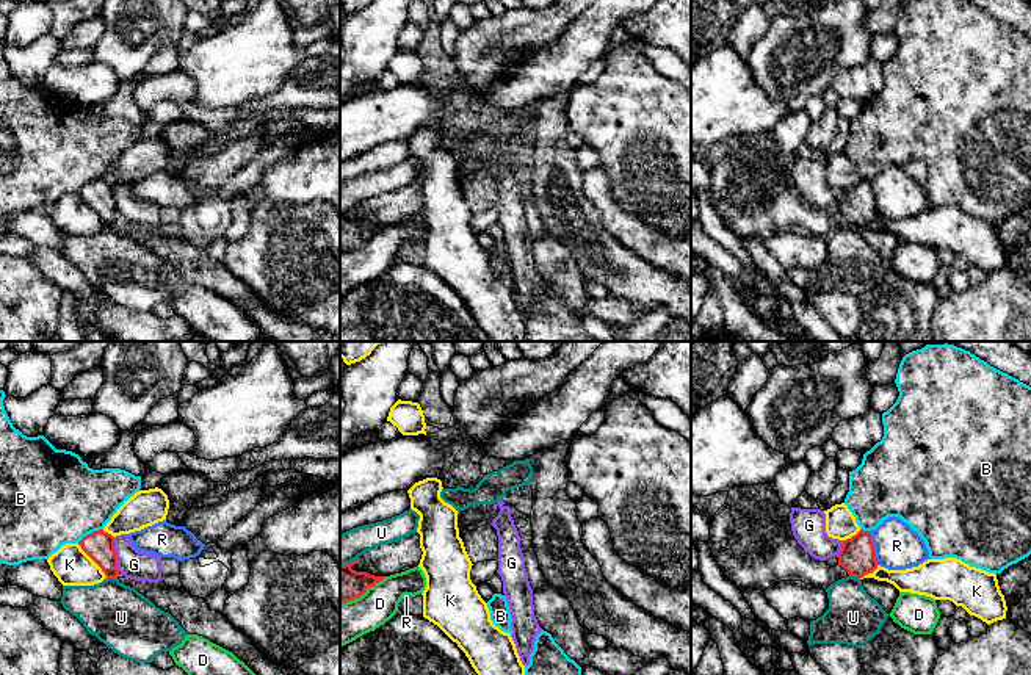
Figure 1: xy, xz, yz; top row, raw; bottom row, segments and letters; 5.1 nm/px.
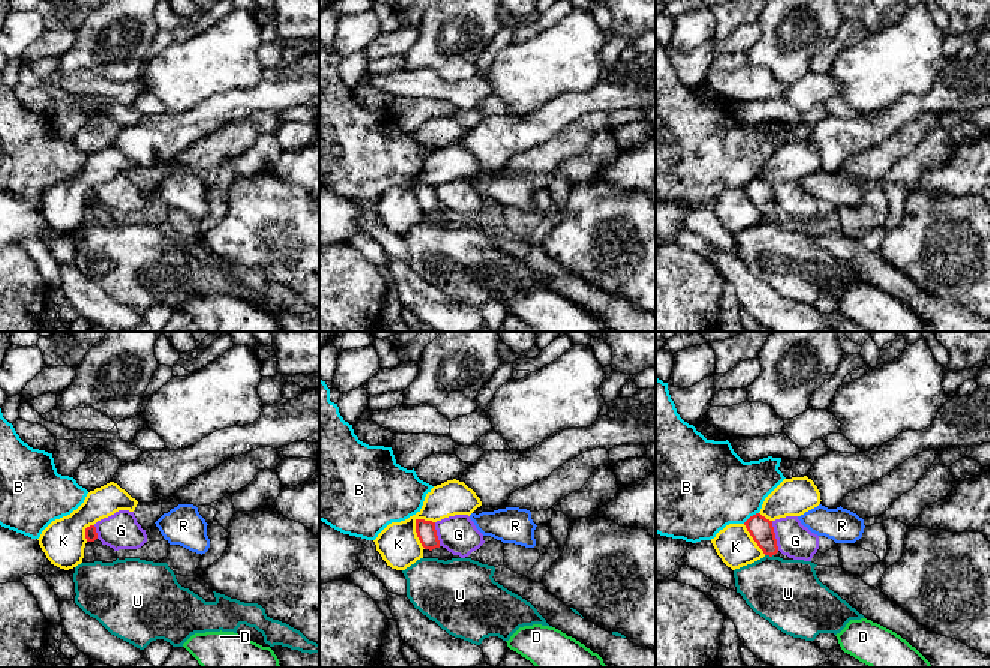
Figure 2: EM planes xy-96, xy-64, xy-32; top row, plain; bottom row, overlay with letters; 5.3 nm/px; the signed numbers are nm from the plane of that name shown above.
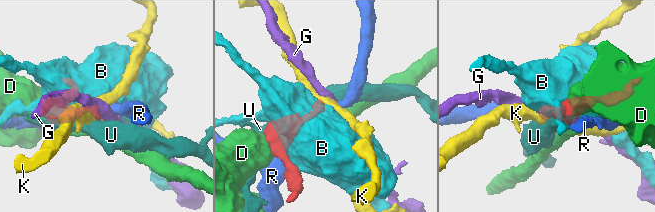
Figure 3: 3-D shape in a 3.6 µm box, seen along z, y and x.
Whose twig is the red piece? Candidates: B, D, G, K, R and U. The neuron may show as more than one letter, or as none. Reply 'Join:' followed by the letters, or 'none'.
Join: none

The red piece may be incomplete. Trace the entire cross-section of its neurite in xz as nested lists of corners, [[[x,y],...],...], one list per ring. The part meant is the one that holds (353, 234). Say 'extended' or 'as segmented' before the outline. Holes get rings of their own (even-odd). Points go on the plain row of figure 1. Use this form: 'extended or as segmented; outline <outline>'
as segmented; outline [[[359,208],[351,213],[340,215],[340,254],[359,247],[368,236],[373,236],[385,227],[374,226],[367,221],[356,221],[351,218],[354,213],[359,213]]]

